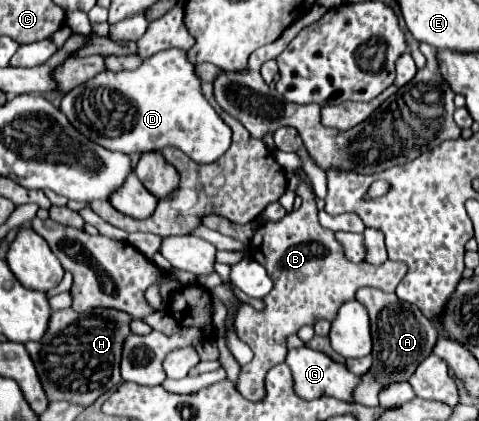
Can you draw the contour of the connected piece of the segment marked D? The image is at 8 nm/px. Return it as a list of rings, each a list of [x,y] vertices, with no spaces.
[[[178,48],[162,50],[142,62],[140,68],[128,72],[100,72],[92,80],[84,84],[84,88],[76,86],[72,88],[62,104],[60,110],[66,114],[66,118],[92,142],[104,146],[106,150],[118,150],[124,154],[132,152],[152,152],[162,150],[166,146],[176,146],[184,154],[188,154],[198,164],[210,164],[216,162],[230,146],[232,130],[220,120],[220,116],[214,112],[214,108],[206,102],[206,98],[200,94],[200,80],[194,72],[194,66],[188,62],[186,52]]]

